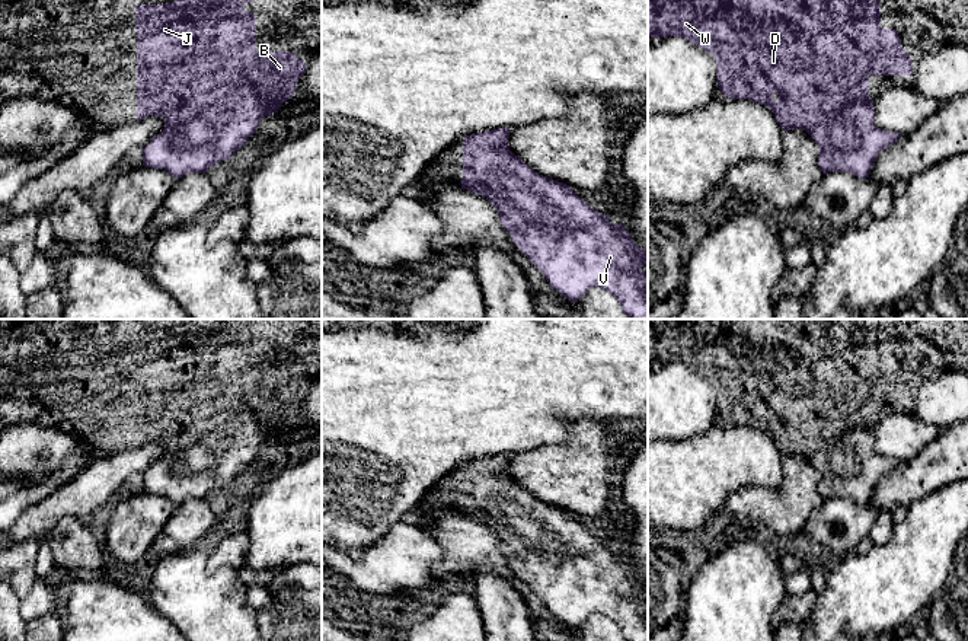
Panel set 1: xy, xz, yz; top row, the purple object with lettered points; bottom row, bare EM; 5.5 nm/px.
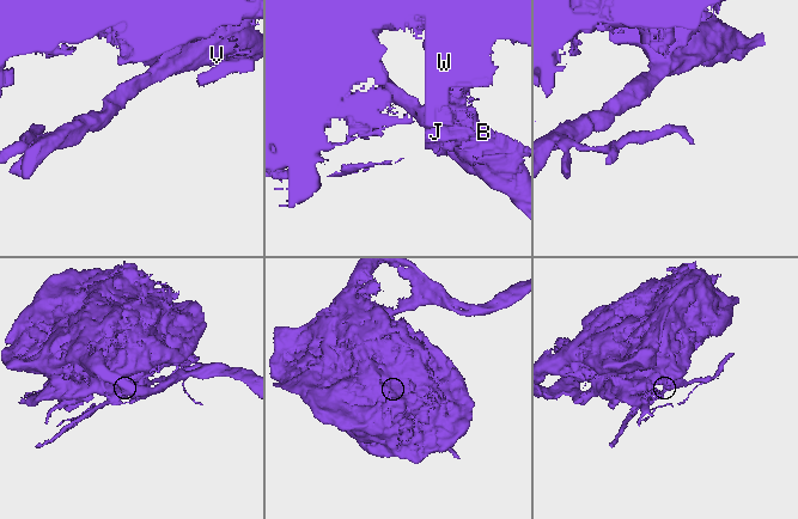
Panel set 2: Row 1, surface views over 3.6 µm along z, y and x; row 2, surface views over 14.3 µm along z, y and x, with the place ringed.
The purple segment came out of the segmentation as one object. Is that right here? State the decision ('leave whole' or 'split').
split

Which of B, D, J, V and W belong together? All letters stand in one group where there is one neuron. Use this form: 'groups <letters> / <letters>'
groups B V / D J W

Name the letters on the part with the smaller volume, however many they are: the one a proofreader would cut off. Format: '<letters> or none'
B, V

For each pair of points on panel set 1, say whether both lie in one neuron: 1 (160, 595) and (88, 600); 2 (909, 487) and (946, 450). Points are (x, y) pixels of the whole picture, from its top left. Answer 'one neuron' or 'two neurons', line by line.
1: two neurons
2: one neuron

